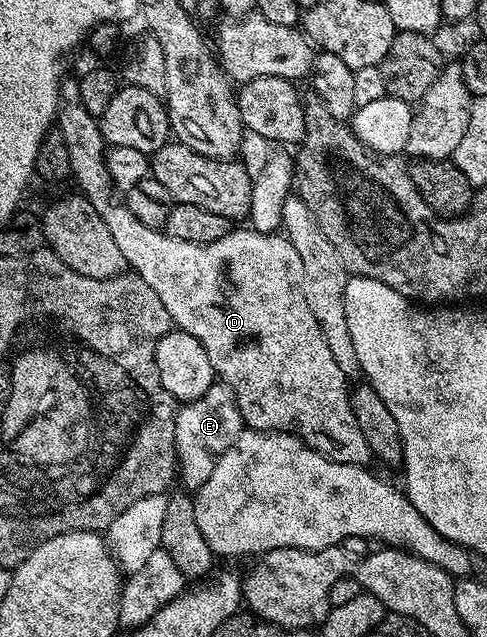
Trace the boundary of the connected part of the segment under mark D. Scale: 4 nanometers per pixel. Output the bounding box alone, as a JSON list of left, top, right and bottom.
[57,80,373,466]

